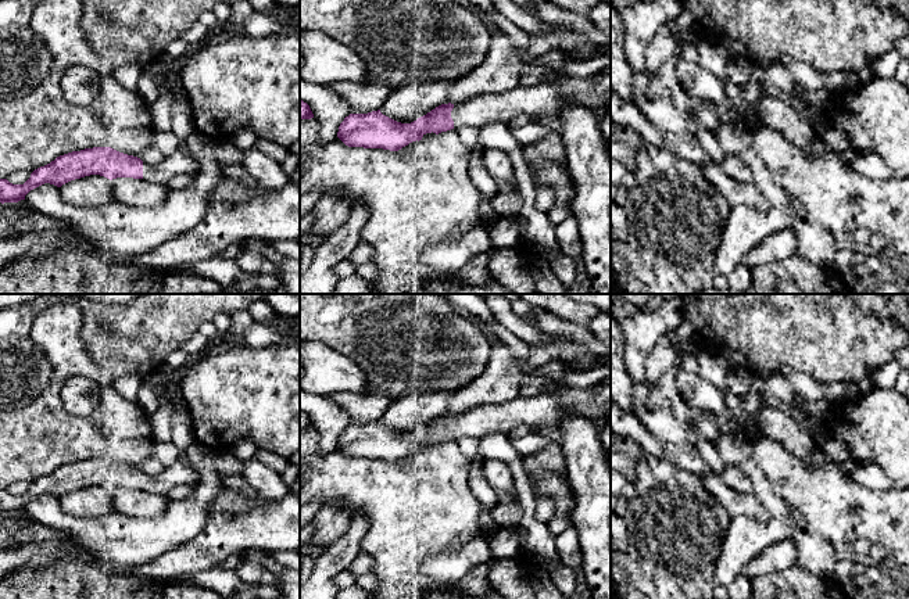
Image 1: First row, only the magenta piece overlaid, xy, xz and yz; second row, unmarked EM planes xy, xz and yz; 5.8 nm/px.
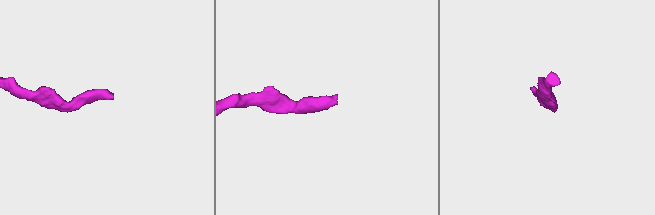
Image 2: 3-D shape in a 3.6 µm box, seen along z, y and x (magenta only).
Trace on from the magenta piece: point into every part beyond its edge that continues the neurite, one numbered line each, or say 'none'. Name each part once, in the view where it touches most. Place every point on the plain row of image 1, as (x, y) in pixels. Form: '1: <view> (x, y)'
1: xz (539, 411)

